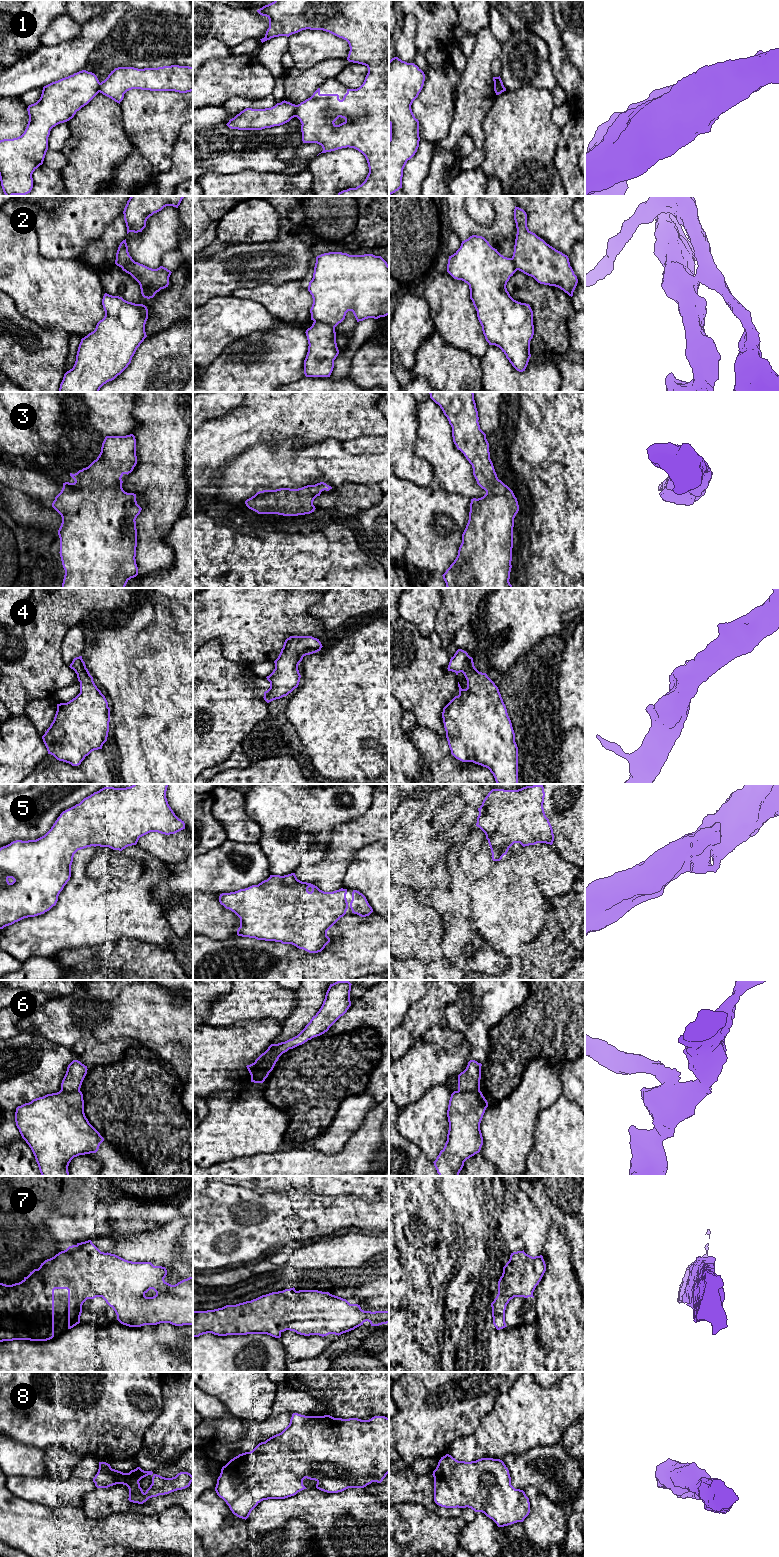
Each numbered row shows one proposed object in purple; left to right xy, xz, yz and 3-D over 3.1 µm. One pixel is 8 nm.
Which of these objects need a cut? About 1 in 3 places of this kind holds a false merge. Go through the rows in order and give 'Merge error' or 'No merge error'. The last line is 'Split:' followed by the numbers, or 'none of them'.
1: Merge error
2: Merge error
3: No merge error
4: No merge error
5: No merge error
6: Merge error
7: No merge error
8: No merge error
Split: 1, 2, 6

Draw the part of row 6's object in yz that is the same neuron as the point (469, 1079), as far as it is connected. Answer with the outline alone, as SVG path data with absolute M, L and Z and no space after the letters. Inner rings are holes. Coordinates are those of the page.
M470 1060L466 1069L458 1075L458 1091L480 1090L481 1063Z

